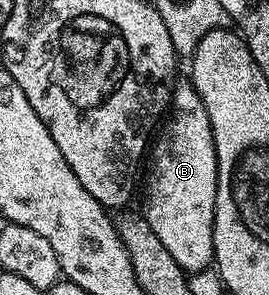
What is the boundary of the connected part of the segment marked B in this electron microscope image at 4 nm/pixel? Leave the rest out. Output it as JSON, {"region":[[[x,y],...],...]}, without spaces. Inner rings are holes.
{"region":[[[189,80],[179,81],[170,93],[165,122],[161,127],[162,135],[160,130],[153,139],[149,155],[150,183],[146,186],[144,217],[152,232],[156,232],[160,244],[168,248],[172,260],[176,260],[182,270],[208,270],[214,260],[214,209],[218,183],[216,144],[212,140],[212,124],[208,124],[204,100],[200,100]]]}

